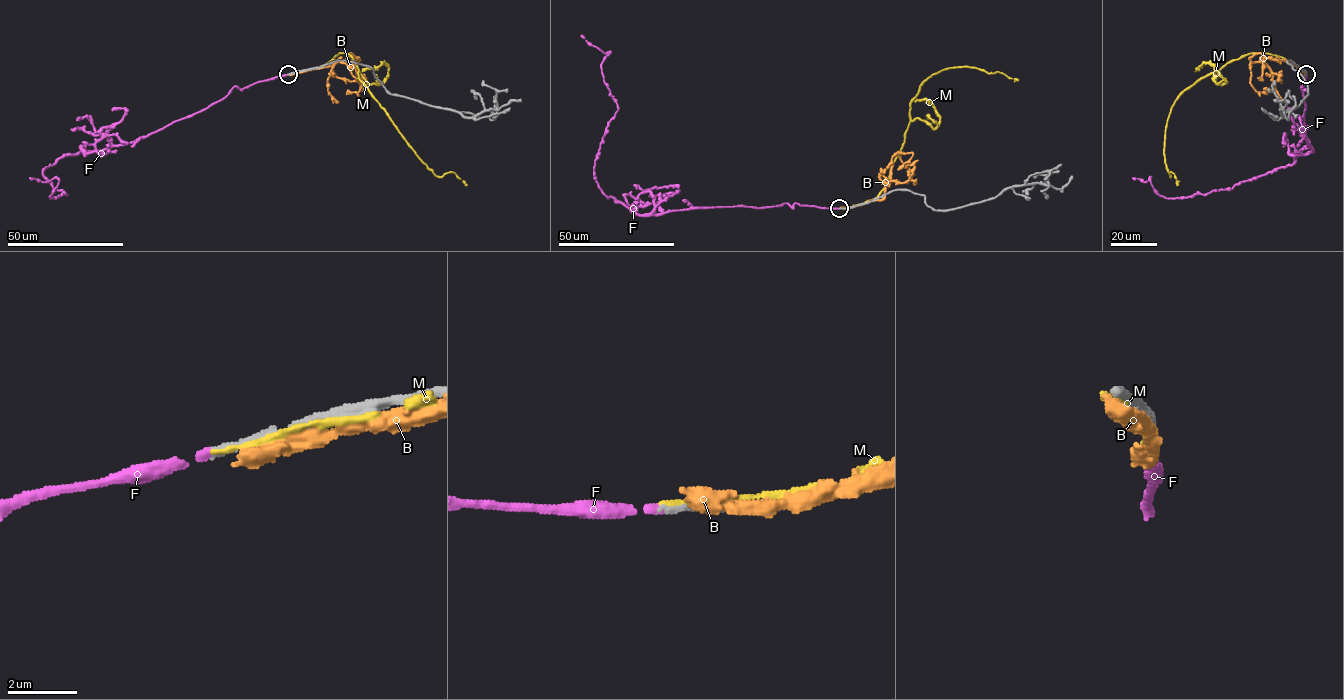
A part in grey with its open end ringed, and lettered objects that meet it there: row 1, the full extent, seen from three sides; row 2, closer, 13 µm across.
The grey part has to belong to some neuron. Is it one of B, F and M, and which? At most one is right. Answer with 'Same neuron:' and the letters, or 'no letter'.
Same neuron: F

